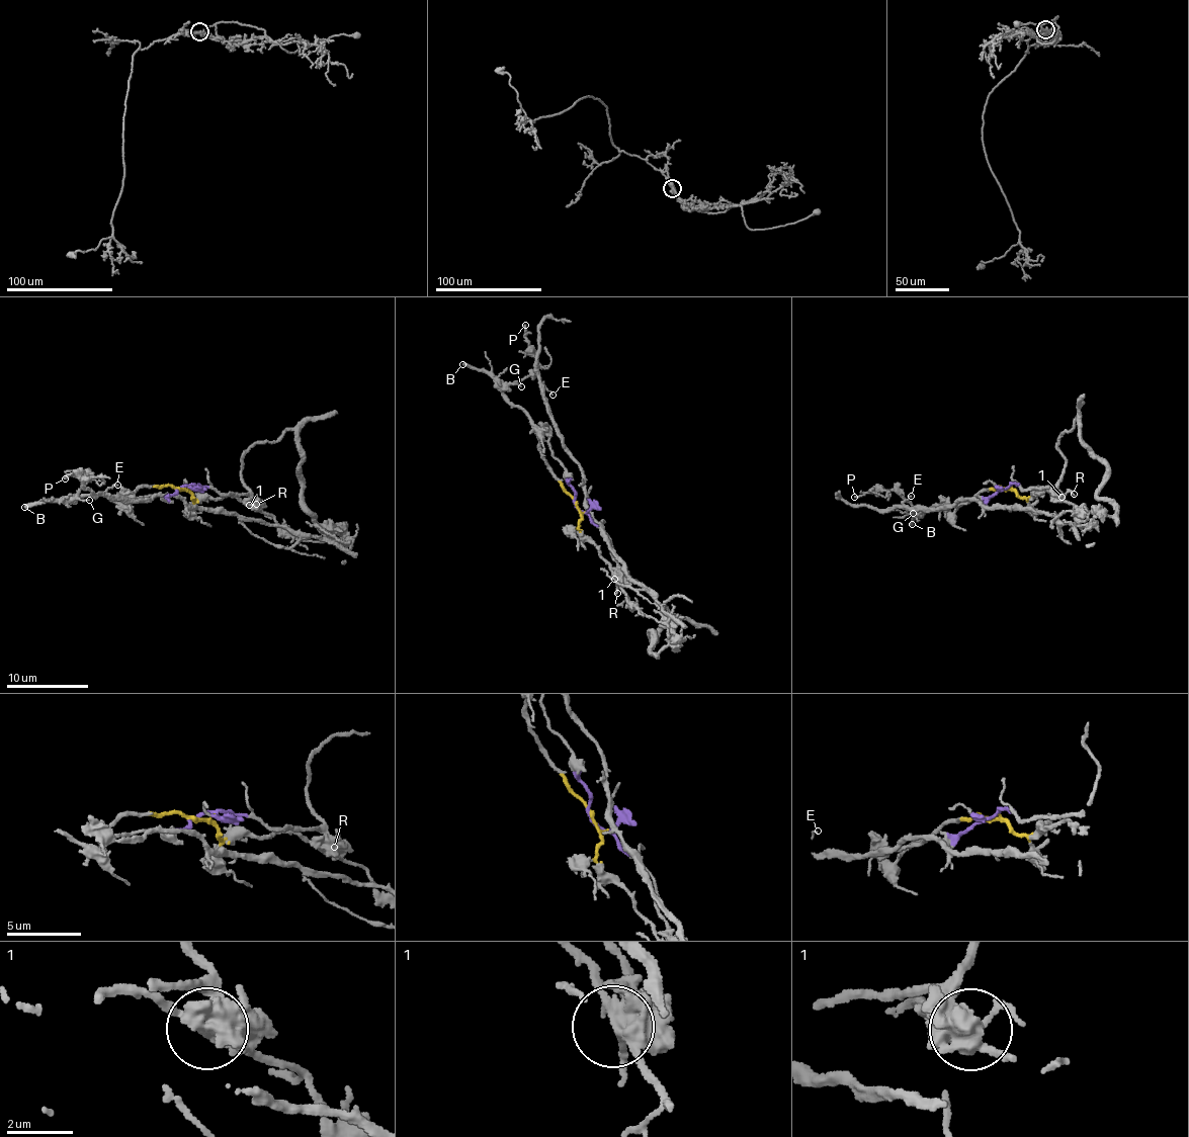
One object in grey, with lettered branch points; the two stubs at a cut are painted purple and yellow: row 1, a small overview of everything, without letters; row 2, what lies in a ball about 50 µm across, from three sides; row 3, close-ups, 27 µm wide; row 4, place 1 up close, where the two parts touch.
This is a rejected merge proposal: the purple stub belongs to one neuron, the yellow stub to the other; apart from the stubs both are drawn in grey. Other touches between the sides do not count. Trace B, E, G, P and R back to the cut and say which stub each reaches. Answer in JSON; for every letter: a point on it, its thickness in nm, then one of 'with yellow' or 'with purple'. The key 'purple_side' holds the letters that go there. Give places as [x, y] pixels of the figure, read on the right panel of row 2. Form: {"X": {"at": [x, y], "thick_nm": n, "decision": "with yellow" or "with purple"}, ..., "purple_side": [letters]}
{"B": {"at": [912, 524], "thick_nm": 280, "decision": "with yellow"}, "E": {"at": [911, 496], "thick_nm": 120, "decision": "with purple"}, "G": {"at": [913, 513], "thick_nm": 120, "decision": "with yellow"}, "P": {"at": [854, 497], "thick_nm": 140, "decision": "with yellow"}, "R": {"at": [1074, 494], "thick_nm": 150, "decision": "with yellow"}, "purple_side": ["E"]}

